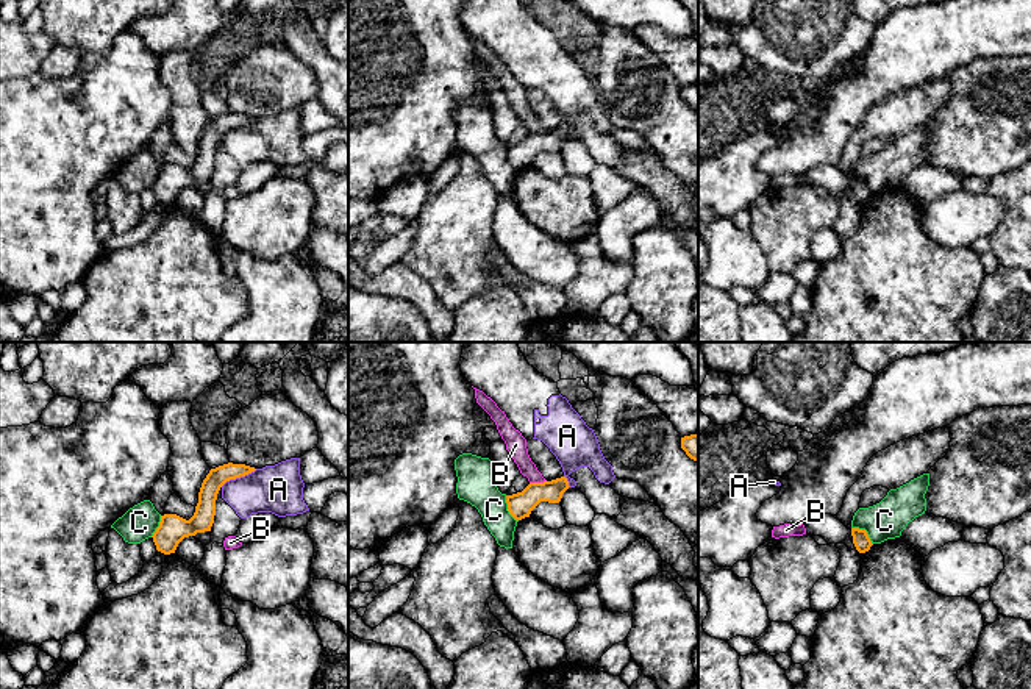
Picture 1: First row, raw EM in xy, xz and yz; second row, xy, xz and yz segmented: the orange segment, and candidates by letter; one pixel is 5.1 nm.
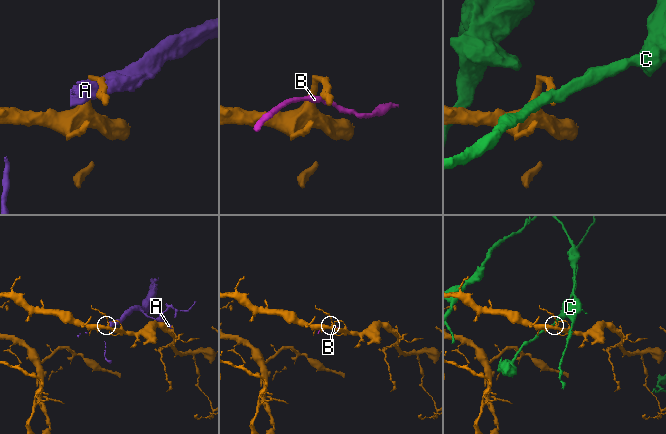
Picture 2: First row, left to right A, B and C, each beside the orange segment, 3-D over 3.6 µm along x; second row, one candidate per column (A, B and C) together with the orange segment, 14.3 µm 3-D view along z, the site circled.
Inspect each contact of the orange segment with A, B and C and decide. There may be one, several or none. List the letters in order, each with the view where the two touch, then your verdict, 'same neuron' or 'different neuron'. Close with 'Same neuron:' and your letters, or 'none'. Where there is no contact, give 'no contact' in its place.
A: meets orange in xy; different neuron
B: meets orange in xz; different neuron
C: meets orange in yz; different neuron
Same neuron: none

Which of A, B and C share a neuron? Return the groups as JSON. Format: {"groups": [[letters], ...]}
{"groups": [["A"], ["B"], ["C"]]}

